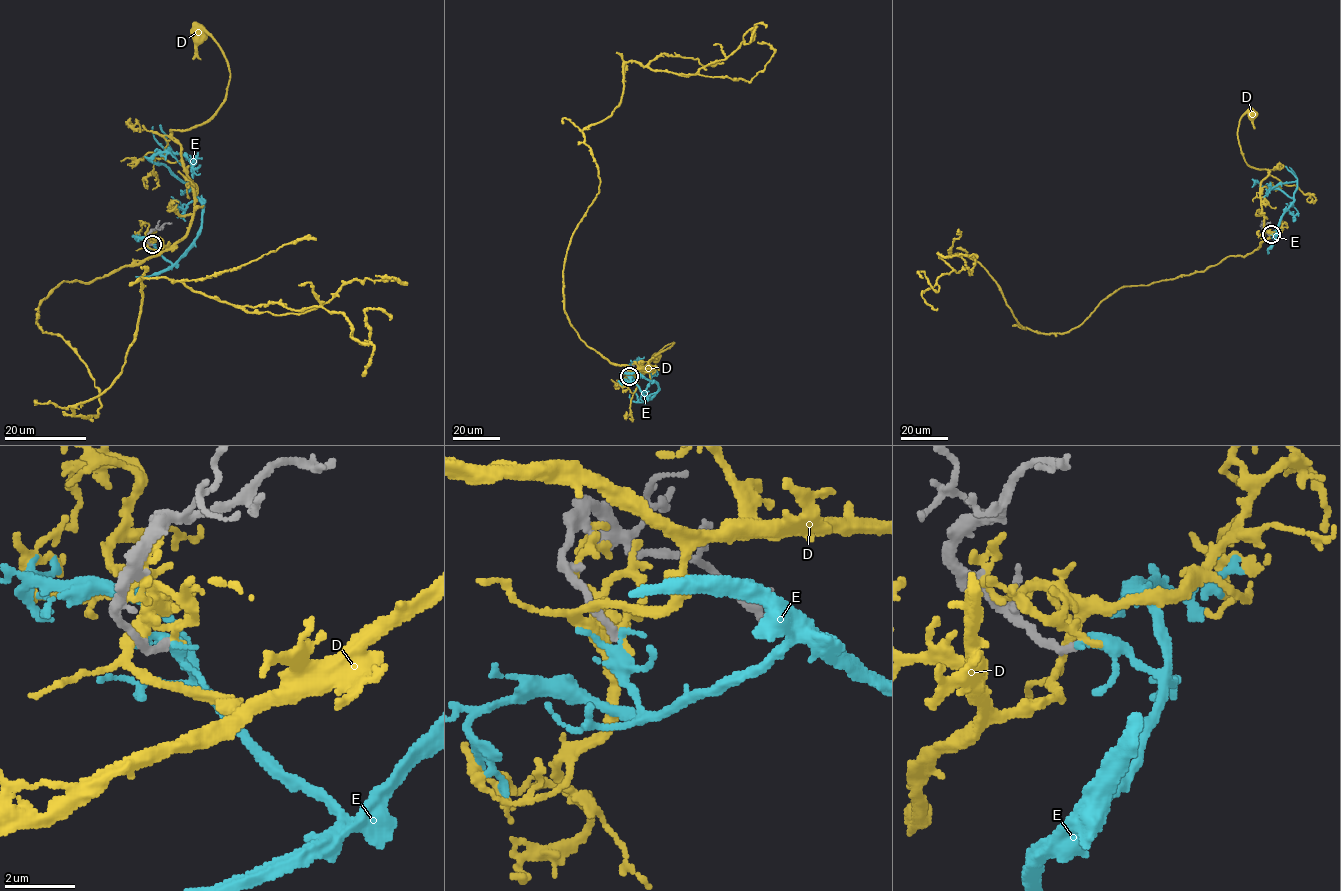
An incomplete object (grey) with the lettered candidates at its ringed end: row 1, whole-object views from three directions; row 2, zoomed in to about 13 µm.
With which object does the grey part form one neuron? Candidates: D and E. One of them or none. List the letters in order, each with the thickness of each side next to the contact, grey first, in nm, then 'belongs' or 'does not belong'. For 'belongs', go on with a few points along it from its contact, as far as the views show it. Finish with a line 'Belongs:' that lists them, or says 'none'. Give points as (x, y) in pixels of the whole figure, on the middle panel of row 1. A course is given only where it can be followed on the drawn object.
D: 240 nm thick on the grey side, 150 nm on the other; does not belong
E: 240 nm thick on the grey side, 220 nm on the other; does not belong
Belongs: none

